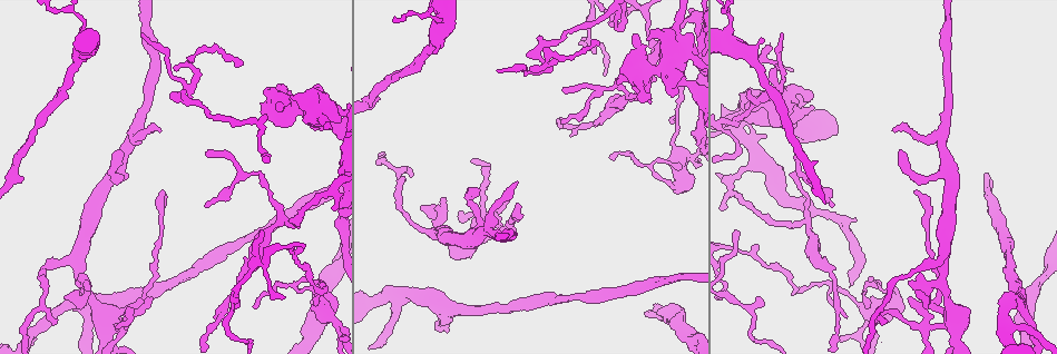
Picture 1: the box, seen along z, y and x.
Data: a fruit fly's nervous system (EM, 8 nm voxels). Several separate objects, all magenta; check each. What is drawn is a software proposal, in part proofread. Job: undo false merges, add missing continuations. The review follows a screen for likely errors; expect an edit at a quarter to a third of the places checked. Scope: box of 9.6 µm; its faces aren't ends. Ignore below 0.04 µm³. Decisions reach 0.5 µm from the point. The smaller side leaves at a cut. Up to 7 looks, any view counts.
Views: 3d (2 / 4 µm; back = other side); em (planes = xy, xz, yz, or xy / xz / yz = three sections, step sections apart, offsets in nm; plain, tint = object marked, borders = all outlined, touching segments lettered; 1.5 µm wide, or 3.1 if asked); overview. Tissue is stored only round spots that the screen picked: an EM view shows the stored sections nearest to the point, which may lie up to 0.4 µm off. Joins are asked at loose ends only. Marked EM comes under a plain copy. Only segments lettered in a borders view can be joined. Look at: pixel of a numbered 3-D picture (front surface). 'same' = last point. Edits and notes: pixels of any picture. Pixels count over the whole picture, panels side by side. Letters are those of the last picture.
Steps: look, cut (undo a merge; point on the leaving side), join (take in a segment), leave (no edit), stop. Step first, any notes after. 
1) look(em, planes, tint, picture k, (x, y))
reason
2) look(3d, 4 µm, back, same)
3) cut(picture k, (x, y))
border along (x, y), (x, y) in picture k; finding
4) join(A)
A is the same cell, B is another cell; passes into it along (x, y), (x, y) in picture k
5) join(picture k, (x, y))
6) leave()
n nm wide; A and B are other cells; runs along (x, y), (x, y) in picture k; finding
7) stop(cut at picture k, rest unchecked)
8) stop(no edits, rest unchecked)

look(3d, 2 µm, picture 1, (808, 221))
three arms meet

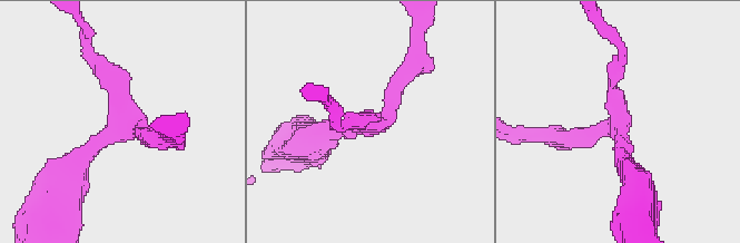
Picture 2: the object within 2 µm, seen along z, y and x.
look(em, planes, tint, picture 2, (120, 122))
3 arms

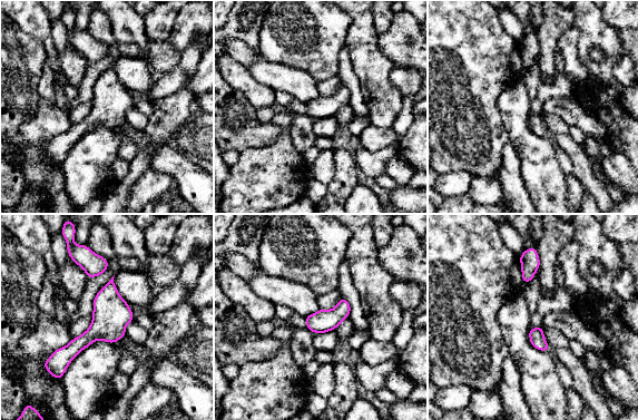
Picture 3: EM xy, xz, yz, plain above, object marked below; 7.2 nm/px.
look(em, planes, borders, same)
see the neighbours

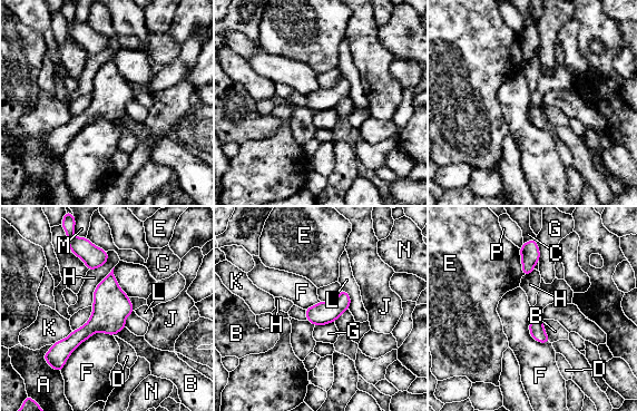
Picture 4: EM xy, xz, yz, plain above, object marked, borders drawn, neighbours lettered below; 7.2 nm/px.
leave()
80 nm wide; A, B, C, D, E, F, G, H, J, K, L, M, N and P are other cells; border along (113, 334), (91, 334), (60, 371) in picture 4; one cell here

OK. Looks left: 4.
look(em, planes, tint, picture 1, (611, 156))
branch stops here

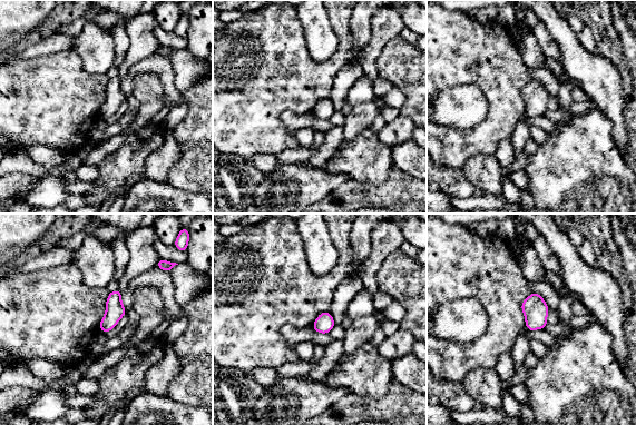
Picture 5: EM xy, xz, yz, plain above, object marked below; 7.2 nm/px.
look(em, planes, borders, same)

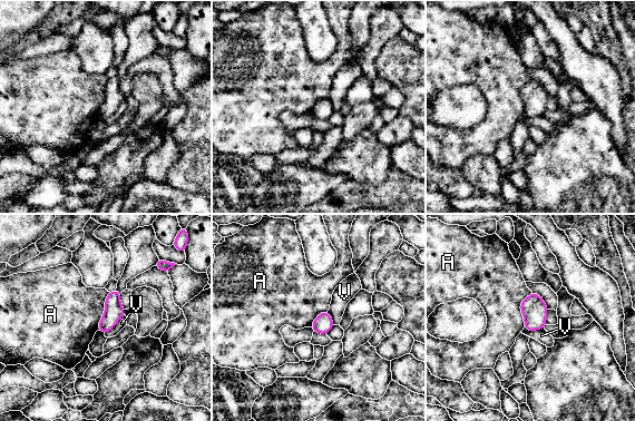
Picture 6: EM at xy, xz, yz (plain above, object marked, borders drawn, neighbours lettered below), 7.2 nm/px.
join(V)
V is the same cell, A is another cell; it goes on there

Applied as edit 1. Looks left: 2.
look(overview)

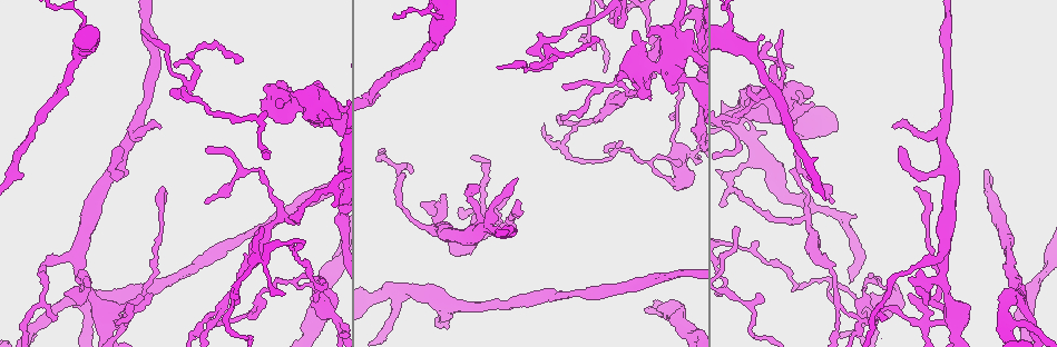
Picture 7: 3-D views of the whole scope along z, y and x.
look(em, planes, borders, picture 7, (487, 226))
sharp bend

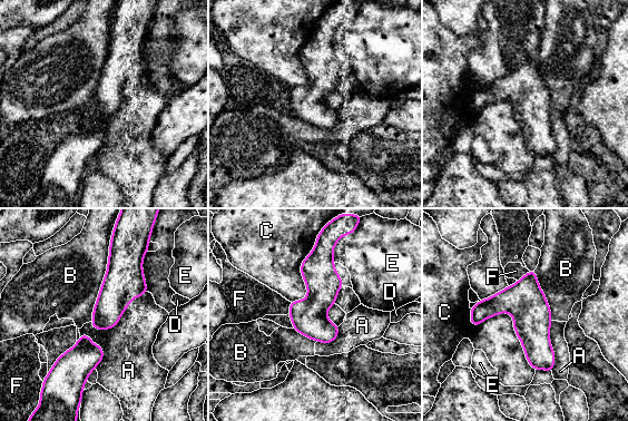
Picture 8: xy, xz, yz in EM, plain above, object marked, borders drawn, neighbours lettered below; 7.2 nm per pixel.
leave()
A, B, C, D, E and F are other cells; border along (470, 309), (535, 370) in picture 8; one cell here

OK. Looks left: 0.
stop(join at picture 6, rest unchecked)

